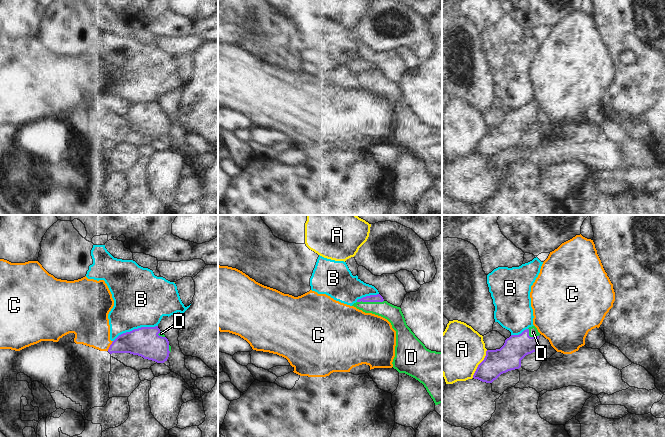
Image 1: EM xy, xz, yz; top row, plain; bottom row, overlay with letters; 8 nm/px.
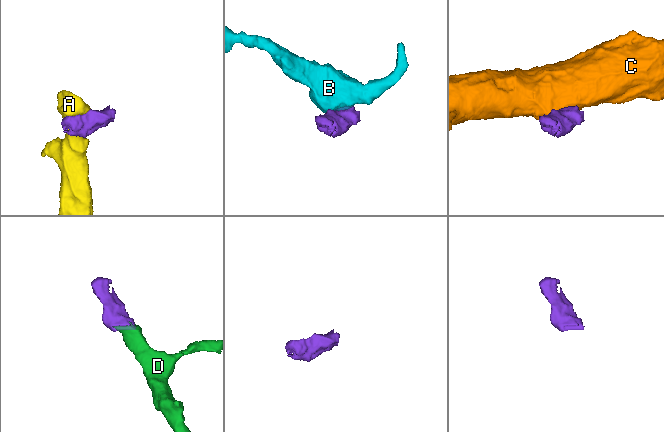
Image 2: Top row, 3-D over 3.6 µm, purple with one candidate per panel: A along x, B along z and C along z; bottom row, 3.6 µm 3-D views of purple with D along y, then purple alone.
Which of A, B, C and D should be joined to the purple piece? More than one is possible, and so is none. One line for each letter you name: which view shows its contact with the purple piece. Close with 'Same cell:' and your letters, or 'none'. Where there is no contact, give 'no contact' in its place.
D: contact in xz
Same cell: D

